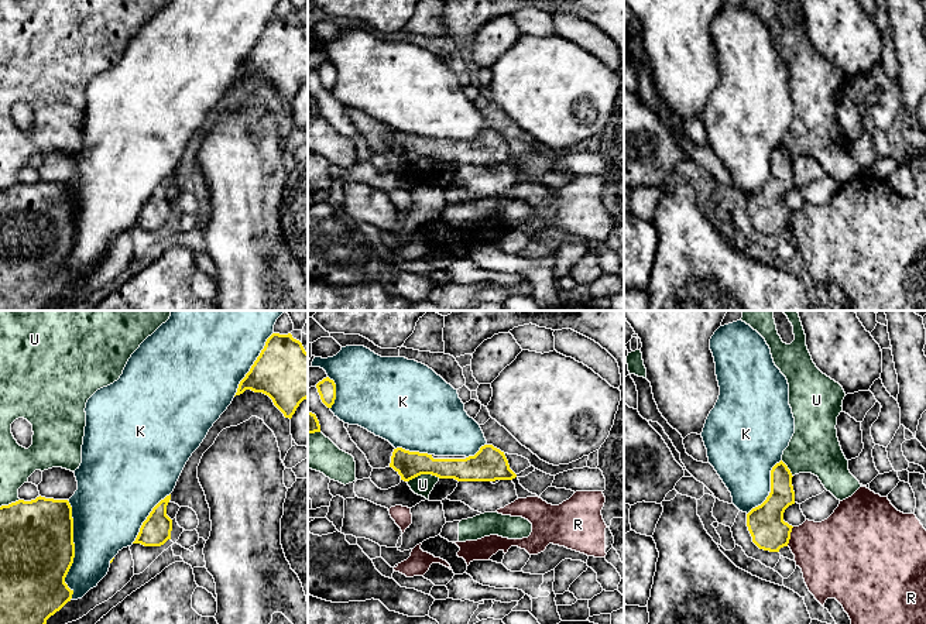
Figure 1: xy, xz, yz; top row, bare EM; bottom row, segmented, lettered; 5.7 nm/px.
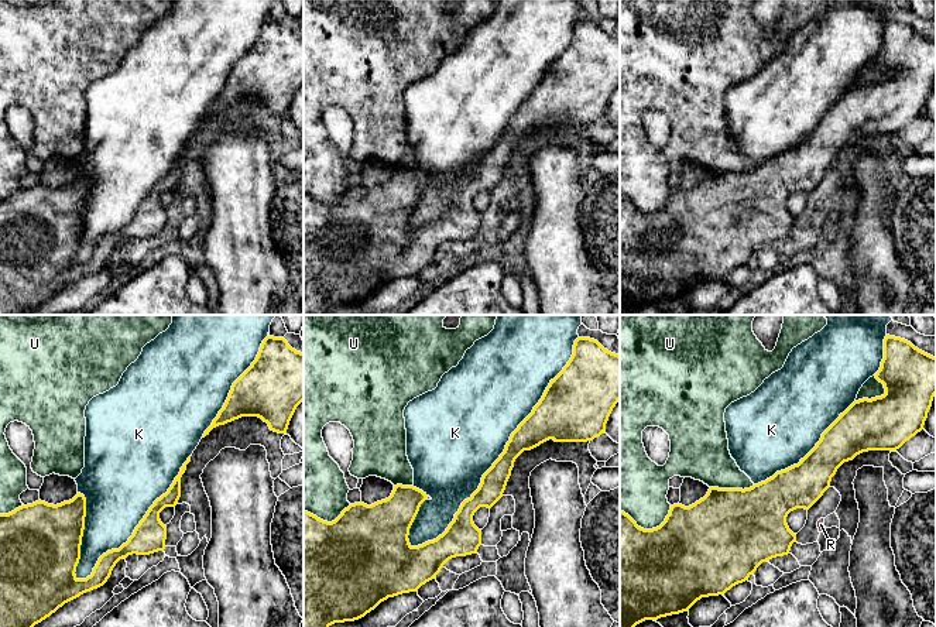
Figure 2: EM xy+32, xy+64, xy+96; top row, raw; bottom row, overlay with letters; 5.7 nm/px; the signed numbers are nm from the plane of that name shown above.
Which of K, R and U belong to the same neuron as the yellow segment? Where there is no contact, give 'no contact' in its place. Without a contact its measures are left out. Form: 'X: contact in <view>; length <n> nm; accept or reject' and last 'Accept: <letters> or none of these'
K: contact in xy; length 550 nm; reject
R: contact in yz; length 120 nm; reject
U: contact in xz; length 190 nm; reject
Accept: none of these

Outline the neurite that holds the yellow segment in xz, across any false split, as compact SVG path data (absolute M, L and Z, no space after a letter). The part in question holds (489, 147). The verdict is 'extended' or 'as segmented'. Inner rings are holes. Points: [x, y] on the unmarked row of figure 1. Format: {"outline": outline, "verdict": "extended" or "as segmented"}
{"outline": "M484 128L474 140L435 140L409 136L397 131L392 136L390 151L401 164L409 165L421 158L457 165L495 165L512 164L517 158L510 152L508 144L500 133Z", "verdict": "extended"}

